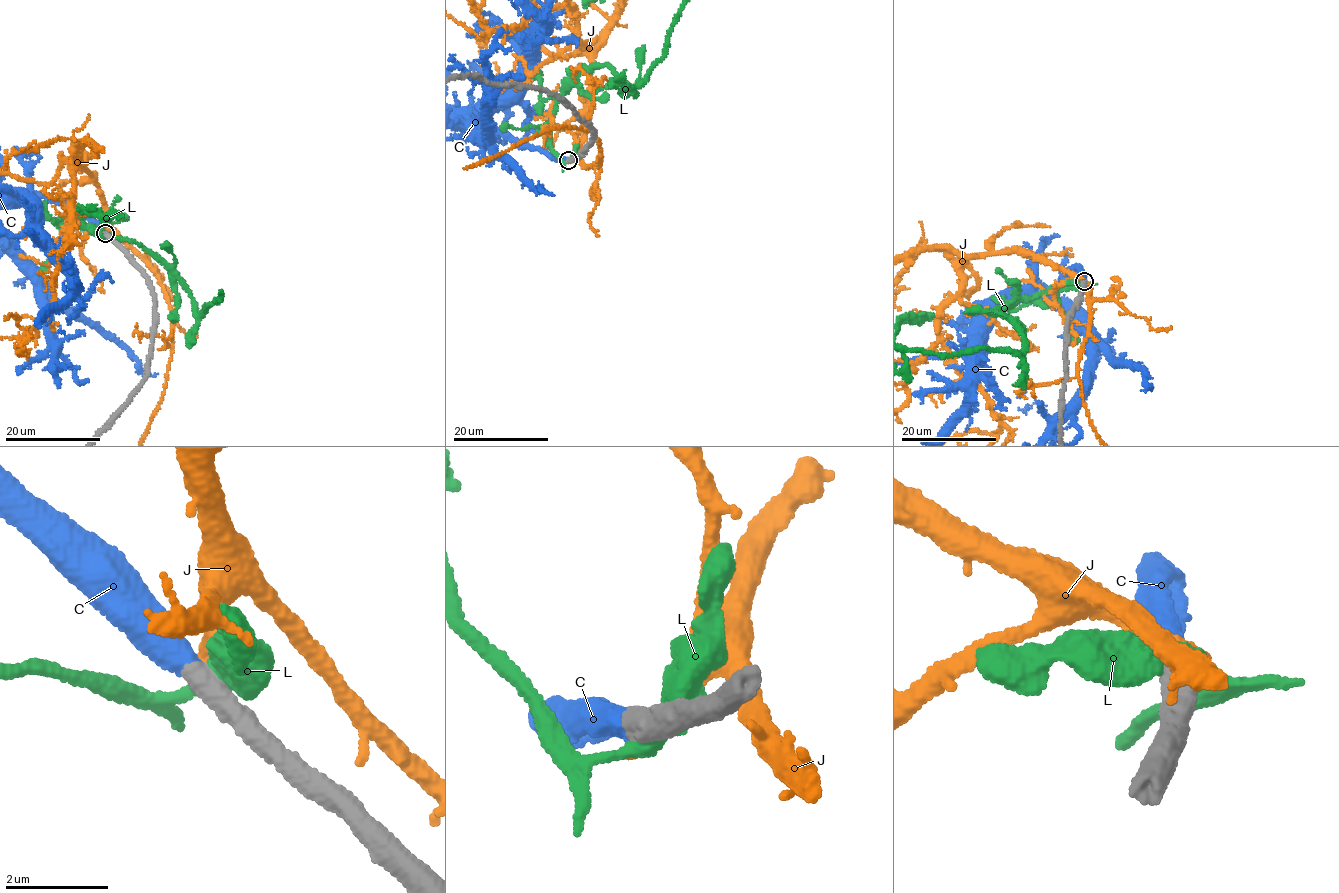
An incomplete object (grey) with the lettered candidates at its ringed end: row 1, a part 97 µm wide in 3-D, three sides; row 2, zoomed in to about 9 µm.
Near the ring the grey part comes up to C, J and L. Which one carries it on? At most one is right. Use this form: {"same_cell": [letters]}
{"same_cell": ["C"]}

